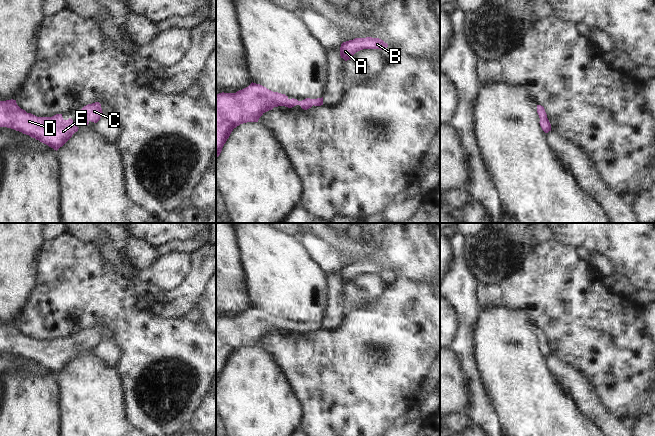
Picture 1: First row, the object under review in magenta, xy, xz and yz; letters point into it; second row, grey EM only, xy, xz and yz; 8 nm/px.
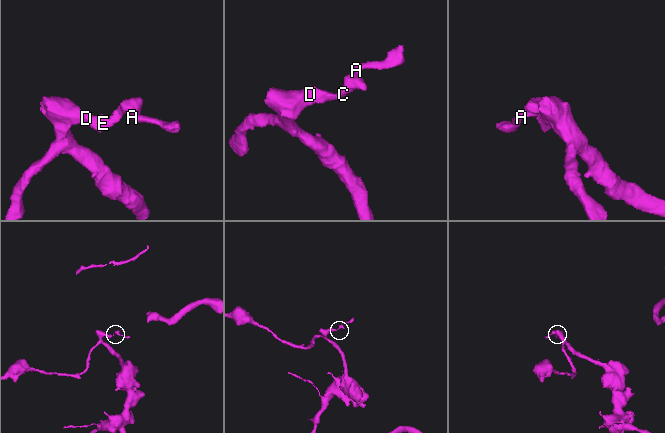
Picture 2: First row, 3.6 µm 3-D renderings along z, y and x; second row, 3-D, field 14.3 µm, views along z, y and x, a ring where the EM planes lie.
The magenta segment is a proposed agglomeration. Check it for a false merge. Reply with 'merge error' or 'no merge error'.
no merge error

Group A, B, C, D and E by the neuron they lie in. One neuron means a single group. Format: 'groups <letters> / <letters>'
groups A B C D E

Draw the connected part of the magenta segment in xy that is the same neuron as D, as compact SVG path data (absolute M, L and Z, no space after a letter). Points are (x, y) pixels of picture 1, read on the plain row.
M13 323L0 325L0 351L22 356L56 375L79 353L71 342L64 344L62 338L37 341L27 337Z

